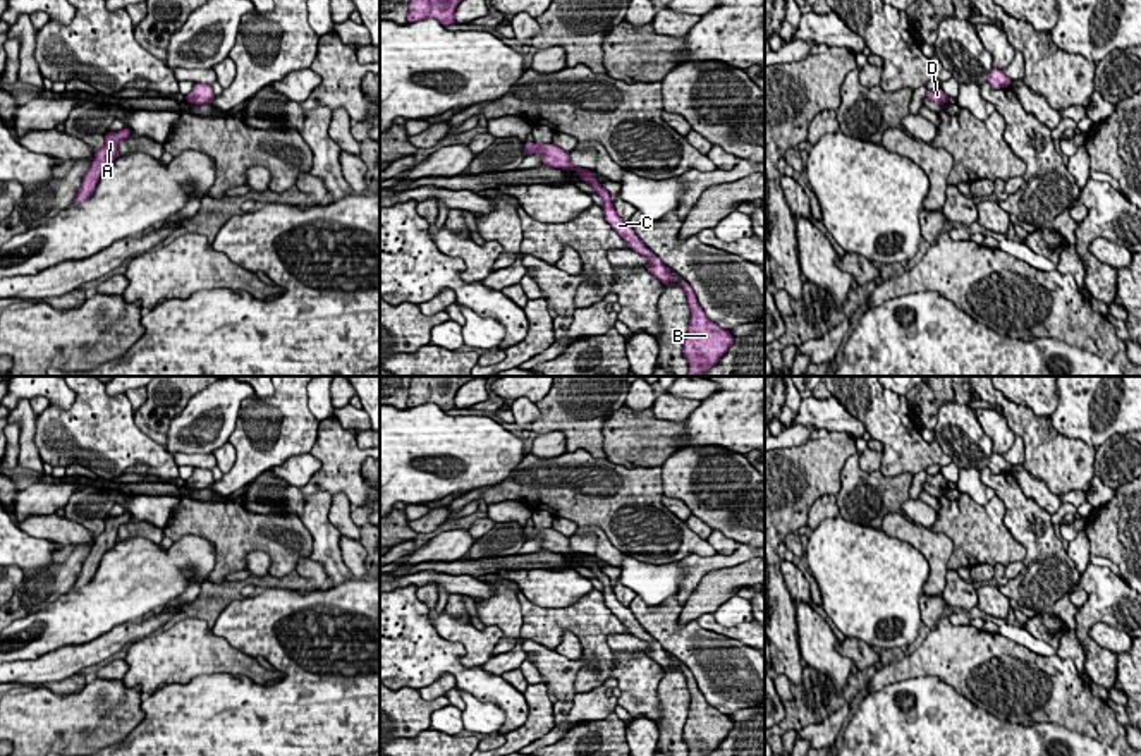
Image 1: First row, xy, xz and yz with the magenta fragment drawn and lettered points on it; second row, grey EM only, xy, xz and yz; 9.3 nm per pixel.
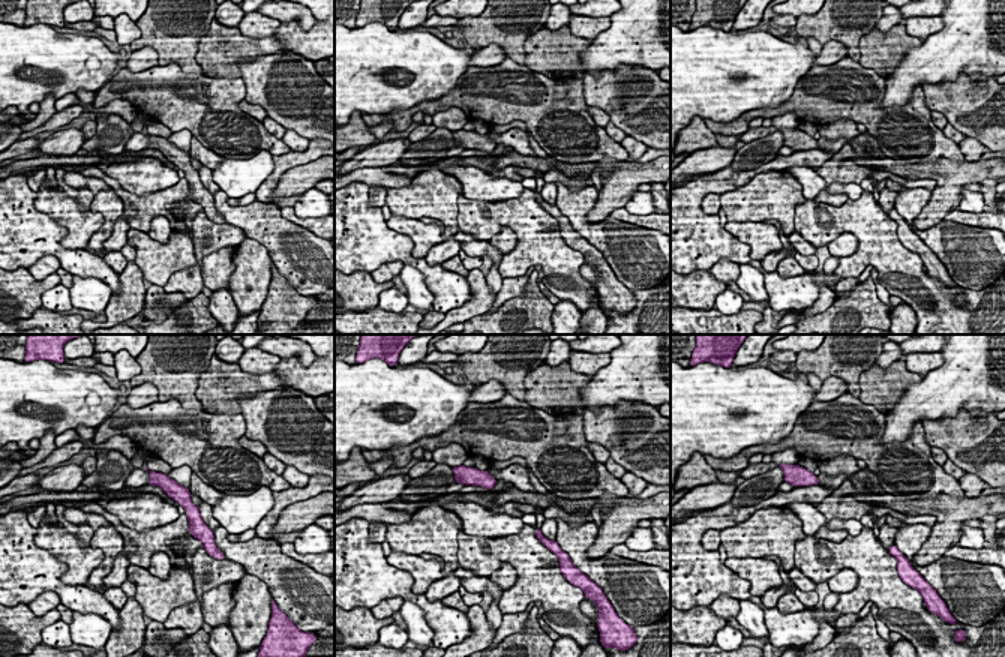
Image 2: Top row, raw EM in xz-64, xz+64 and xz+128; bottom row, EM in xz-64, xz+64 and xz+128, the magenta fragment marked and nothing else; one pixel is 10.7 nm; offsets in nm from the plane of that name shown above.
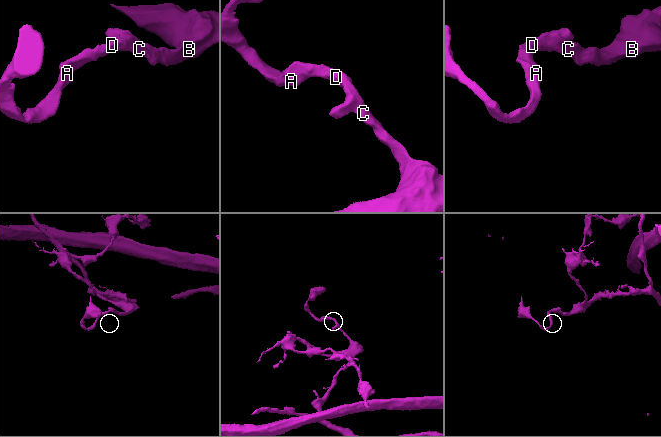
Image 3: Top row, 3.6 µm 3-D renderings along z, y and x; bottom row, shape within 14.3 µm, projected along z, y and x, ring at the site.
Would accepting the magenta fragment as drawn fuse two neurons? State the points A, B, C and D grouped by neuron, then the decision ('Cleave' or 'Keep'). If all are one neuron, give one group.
Groups: A B C D. Keep

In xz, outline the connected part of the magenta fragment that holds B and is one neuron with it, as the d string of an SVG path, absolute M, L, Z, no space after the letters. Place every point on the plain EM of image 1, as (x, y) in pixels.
M528 527L524 533L524 541L533 540L536 536L541 538L543 550L562 555L576 555L581 560L583 567L588 567L596 576L596 579L601 582L605 605L627 627L629 634L650 644L648 656L653 662L656 662L662 668L679 667L682 670L691 696L687 720L682 729L684 742L689 747L689 756L708 756L710 753L713 753L734 729L734 722L730 720L730 716L723 715L706 701L689 668L680 663L674 663L670 660L670 653L665 651L643 629L643 625L636 620L629 607L617 600L608 576L603 574L601 569L589 558L589 553L574 552L570 548L570 538L564 536L555 529Z

